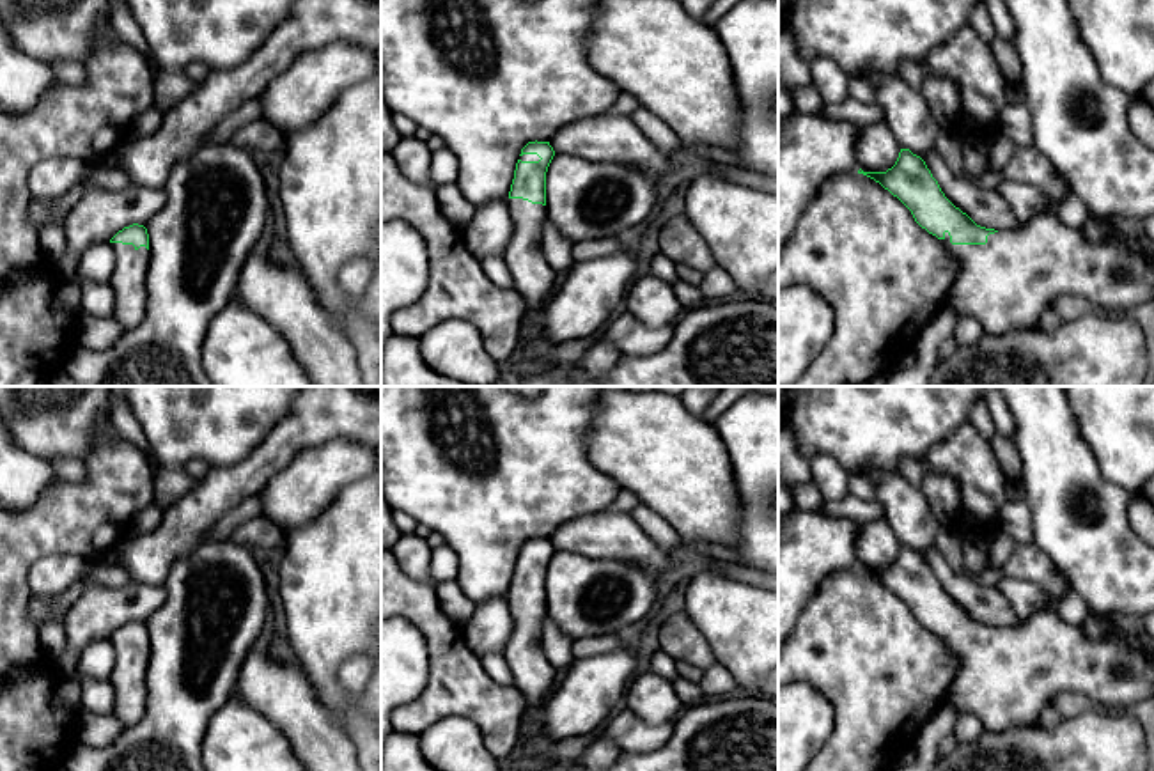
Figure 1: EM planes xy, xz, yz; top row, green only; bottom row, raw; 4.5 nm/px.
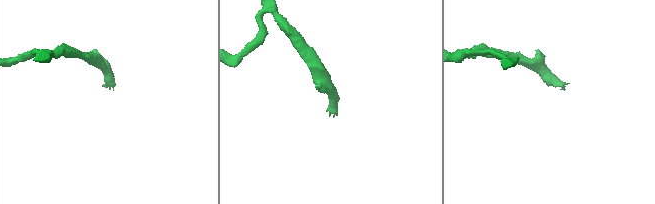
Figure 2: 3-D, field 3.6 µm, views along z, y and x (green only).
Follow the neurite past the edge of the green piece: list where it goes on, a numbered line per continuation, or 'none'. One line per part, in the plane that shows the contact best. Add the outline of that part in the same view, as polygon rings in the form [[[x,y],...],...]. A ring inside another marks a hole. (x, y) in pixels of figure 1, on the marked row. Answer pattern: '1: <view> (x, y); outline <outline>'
1: yz (1005, 284); outline [[[1057,204],[1048,213],[1033,216],[1025,227],[989,234],[986,245],[952,245],[948,232],[943,243],[957,259],[957,276],[947,301],[964,317],[977,319],[991,335],[1039,328],[1042,310],[1060,294],[1078,294],[1106,314],[1131,314],[1138,305],[1154,300],[1154,257],[1145,257],[1119,241],[1088,241],[1081,229],[1060,222]]]

